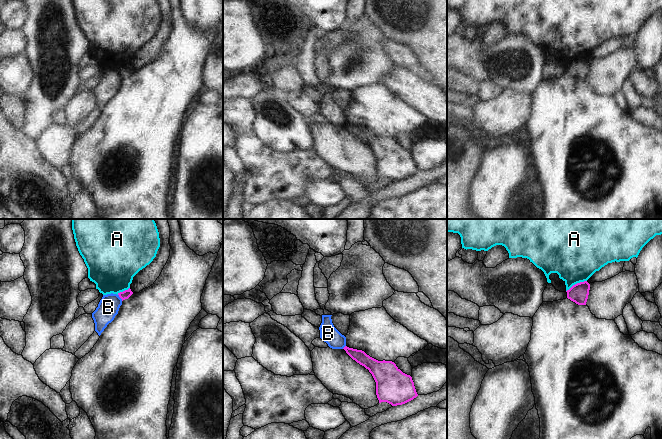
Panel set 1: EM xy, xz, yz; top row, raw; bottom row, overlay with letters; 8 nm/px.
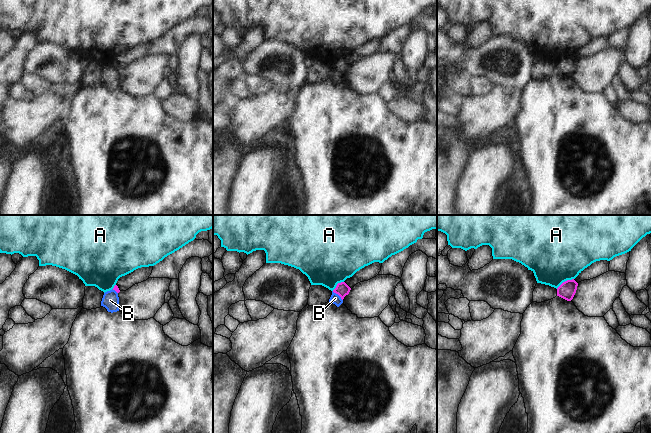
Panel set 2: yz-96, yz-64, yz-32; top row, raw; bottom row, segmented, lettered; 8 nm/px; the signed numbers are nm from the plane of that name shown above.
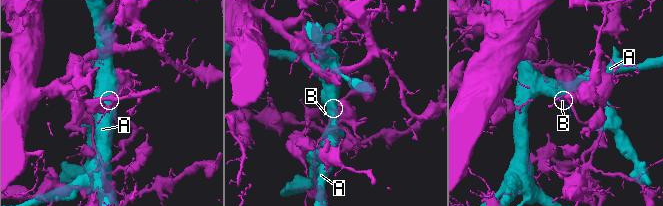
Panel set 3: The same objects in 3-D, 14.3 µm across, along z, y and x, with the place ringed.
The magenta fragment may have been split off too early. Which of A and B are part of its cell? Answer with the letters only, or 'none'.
none

